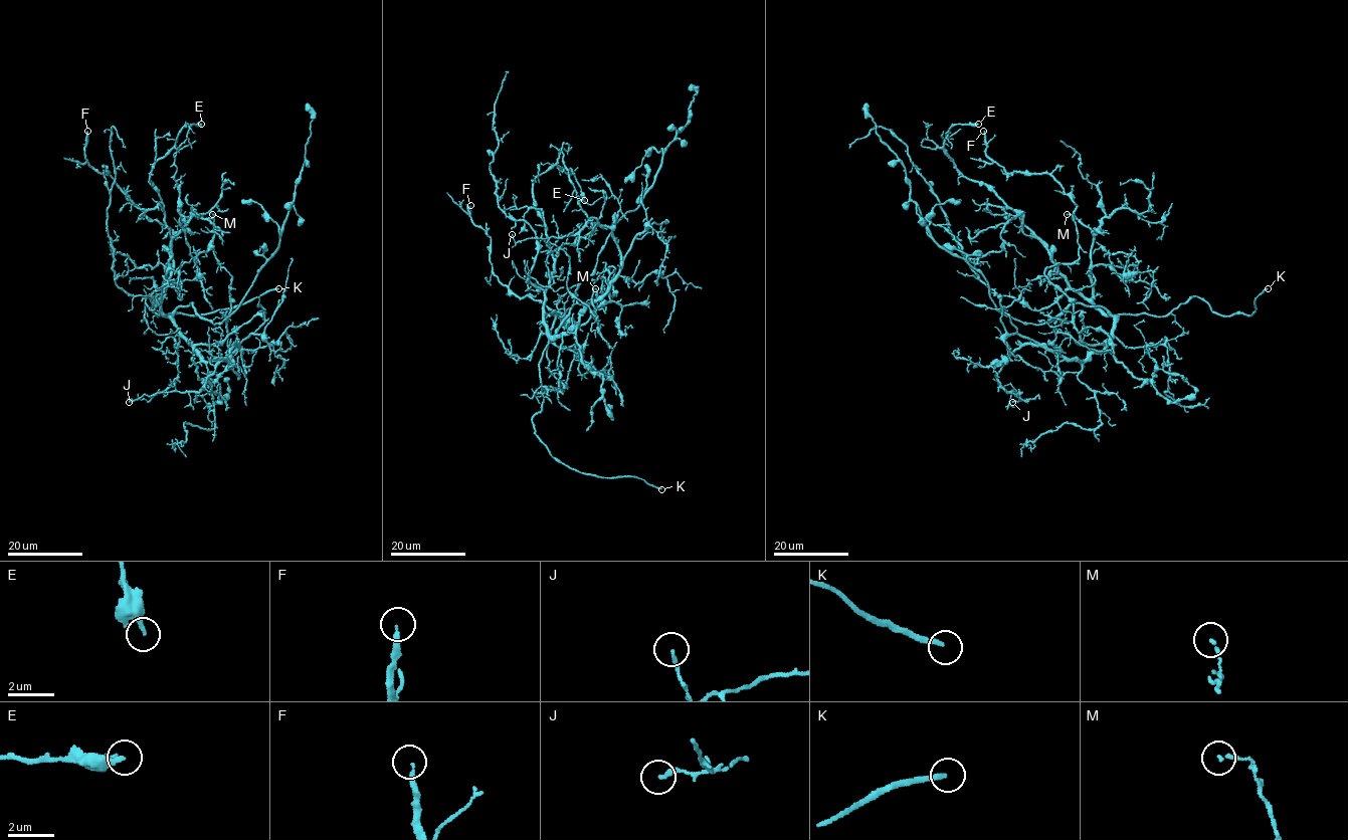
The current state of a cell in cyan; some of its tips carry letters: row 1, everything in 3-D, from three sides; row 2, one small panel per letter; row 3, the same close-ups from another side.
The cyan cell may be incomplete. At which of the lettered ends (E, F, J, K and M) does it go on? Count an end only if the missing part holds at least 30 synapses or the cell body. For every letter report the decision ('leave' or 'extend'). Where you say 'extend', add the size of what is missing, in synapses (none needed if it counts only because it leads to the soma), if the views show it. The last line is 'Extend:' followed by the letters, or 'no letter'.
E: leave
F: leave
J: leave
K: extend
M: leave
Extend: K

